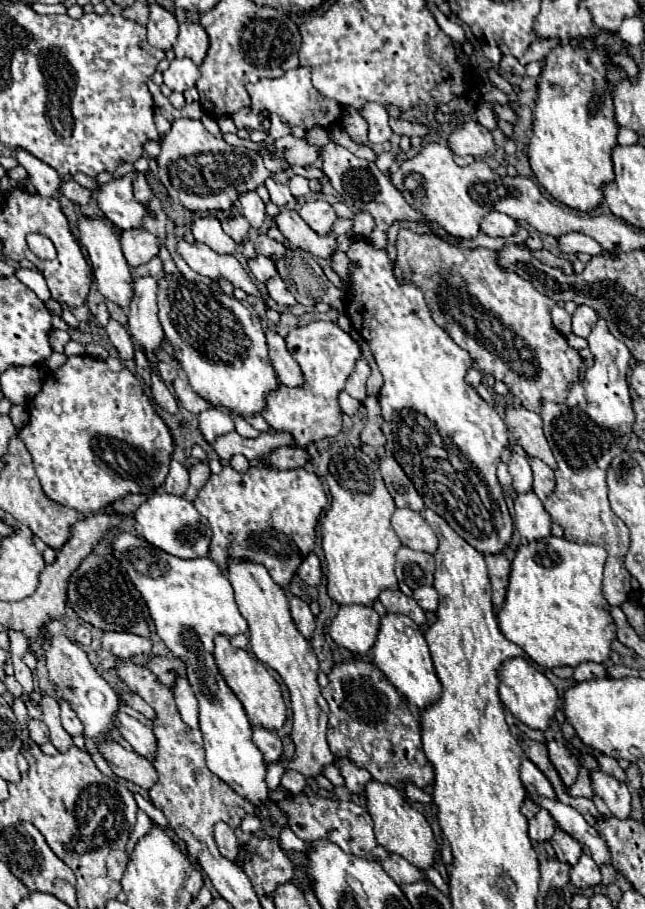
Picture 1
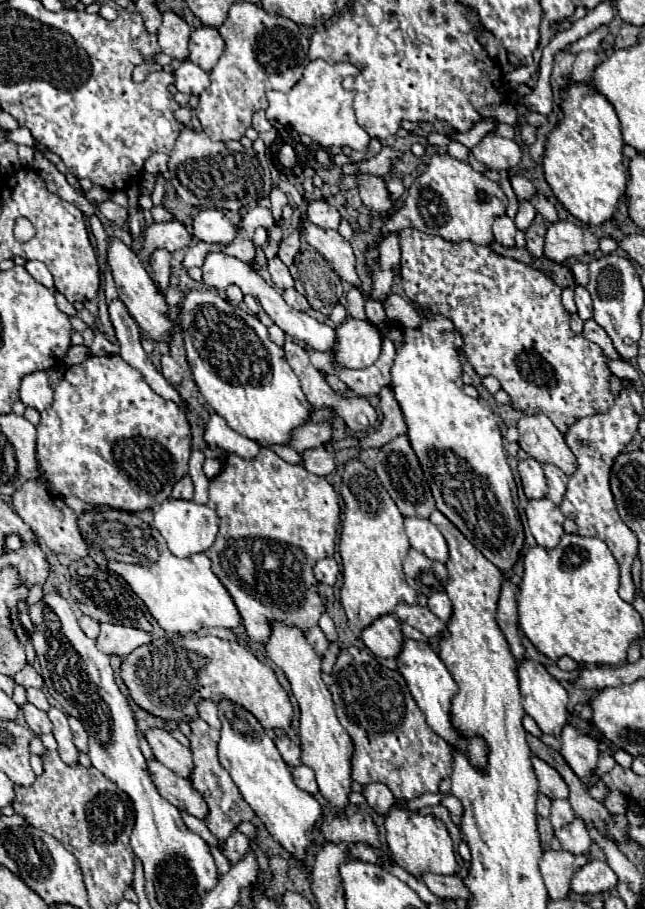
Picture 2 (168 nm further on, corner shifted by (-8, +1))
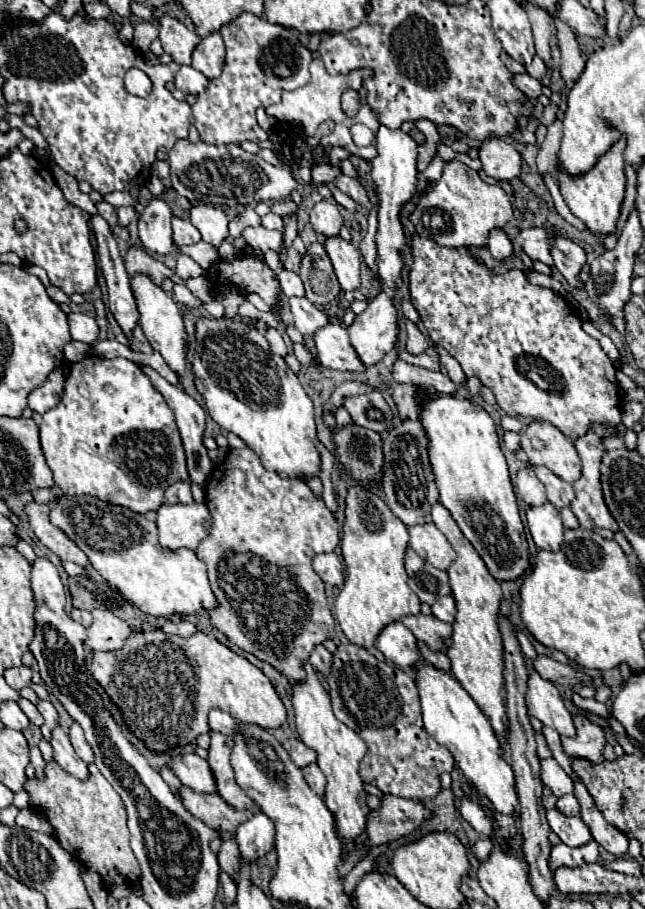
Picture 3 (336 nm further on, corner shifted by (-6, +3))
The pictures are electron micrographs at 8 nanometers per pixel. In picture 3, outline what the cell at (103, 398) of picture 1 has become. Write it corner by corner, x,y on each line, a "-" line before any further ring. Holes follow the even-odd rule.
92,354
72,364
60,404
42,414
40,446
46,464
54,472
54,484
62,494
88,494
102,502
130,508
138,514
158,510
164,504
166,488
174,482
188,480
186,456
174,412
166,406
162,394
154,390
140,366
126,358
108,360

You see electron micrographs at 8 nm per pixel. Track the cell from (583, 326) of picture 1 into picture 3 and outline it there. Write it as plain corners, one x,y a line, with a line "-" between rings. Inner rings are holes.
558,236
558,238
554,238
552,258
554,258
554,266
566,278
566,282
572,288
582,288
582,280
578,274
580,274
582,266
586,264
586,252
576,242

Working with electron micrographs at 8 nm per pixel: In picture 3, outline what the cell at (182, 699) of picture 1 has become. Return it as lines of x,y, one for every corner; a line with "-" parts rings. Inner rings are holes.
214,708
214,710
208,714
208,718
210,718
210,728
212,728
212,730
218,730
218,732
222,732
222,734
226,734
226,736
232,736
232,734
234,734
236,720
234,720
230,714

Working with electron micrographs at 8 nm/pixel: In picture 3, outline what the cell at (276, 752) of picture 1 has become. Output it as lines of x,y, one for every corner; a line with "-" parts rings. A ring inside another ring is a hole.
284,740
282,746
286,748
286,752
290,754
292,762
294,762
298,768
316,762
316,752
310,750
308,746
304,746
304,742
300,742
300,740

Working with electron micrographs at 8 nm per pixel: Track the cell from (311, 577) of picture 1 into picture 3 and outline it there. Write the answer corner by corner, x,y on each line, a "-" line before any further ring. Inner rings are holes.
318,554
312,562
316,574
322,578
322,582
328,584
342,584
344,582
344,574
342,574
342,562
336,554

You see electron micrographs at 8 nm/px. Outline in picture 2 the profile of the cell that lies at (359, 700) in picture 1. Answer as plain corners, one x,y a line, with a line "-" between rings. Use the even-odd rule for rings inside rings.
348,646
340,650
330,676
334,680
330,686
330,694
334,698
338,720
354,740
352,778
360,784
386,784
400,804
406,804
408,800
420,798
428,792
438,792
440,780
448,778
452,772
452,748
428,728
424,714
414,702
402,674
398,670
382,666
366,648

